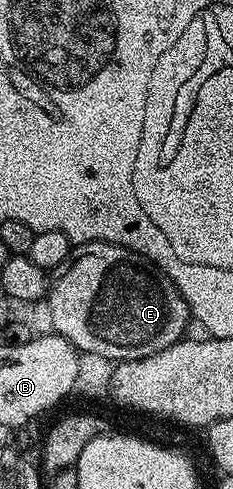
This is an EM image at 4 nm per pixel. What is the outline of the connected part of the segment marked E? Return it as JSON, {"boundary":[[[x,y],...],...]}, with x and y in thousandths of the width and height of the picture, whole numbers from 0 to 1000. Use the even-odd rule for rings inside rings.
{"boundary":[[[356,493],[318,499],[296,511],[288,530],[270,530],[270,538],[253,538],[253,546],[223,552],[219,573],[206,577],[202,613],[219,632],[223,679],[253,689],[283,689],[313,703],[313,712],[352,724],[403,722],[408,726],[442,726],[446,734],[468,734],[489,742],[614,734],[618,730],[648,728],[657,722],[678,722],[717,710],[734,710],[751,699],[781,695],[798,687],[794,671],[820,665],[820,634],[803,628],[785,603],[751,587],[742,566],[721,556],[717,560],[700,556],[708,554],[661,546],[622,528],[588,517],[554,515],[519,501],[481,501],[455,493]]]}

